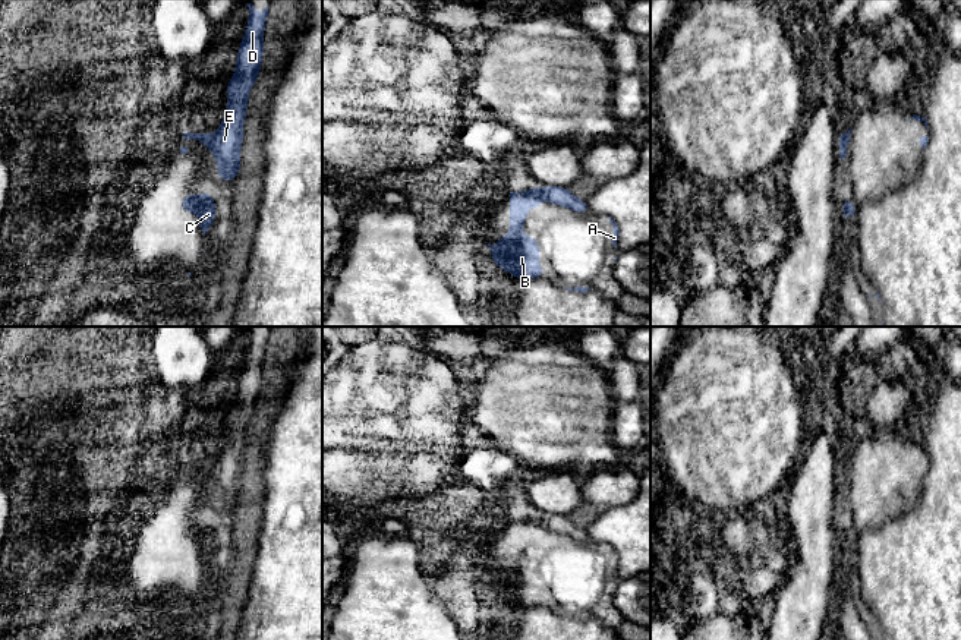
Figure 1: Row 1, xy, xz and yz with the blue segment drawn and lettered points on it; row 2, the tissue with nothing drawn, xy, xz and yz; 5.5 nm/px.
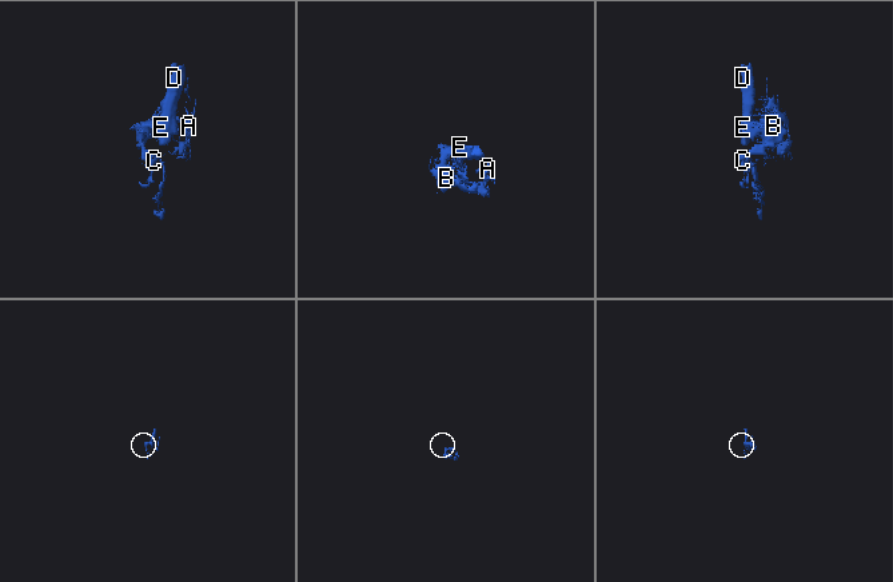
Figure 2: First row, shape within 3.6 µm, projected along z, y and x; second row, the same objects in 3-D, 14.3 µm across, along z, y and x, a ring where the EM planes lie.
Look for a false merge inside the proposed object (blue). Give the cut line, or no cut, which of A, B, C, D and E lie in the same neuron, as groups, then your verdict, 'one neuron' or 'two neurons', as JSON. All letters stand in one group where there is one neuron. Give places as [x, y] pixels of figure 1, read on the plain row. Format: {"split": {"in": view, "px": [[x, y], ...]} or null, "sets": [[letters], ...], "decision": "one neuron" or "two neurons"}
{"split": {"in": "xy", "px": [[211, 463], [213, 472]]}, "sets": [["A", "B", "C"], ["D", "E"]], "decision": "two neurons"}

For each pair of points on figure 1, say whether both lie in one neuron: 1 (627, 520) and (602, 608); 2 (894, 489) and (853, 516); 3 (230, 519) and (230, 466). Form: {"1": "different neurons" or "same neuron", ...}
{"1": "different neurons", "2": "same neuron", "3": "same neuron"}

